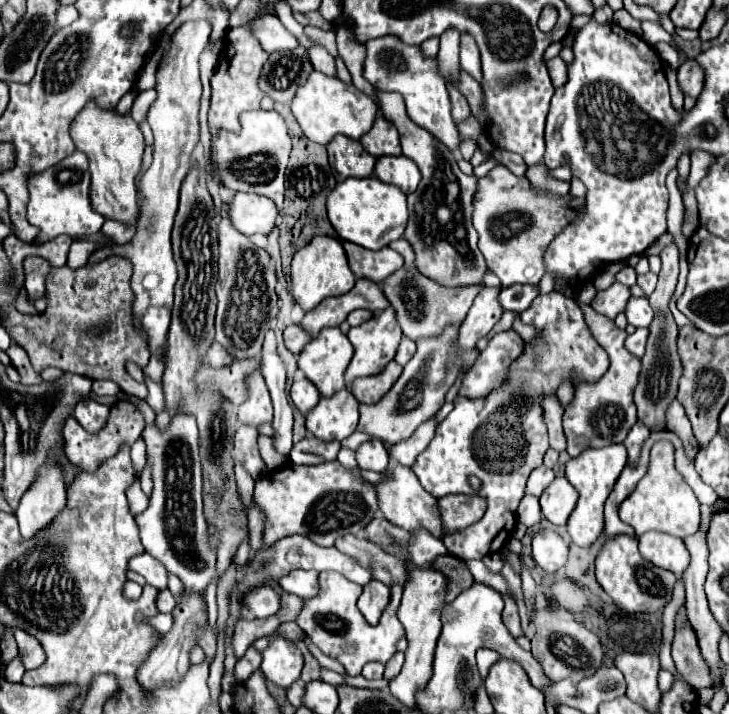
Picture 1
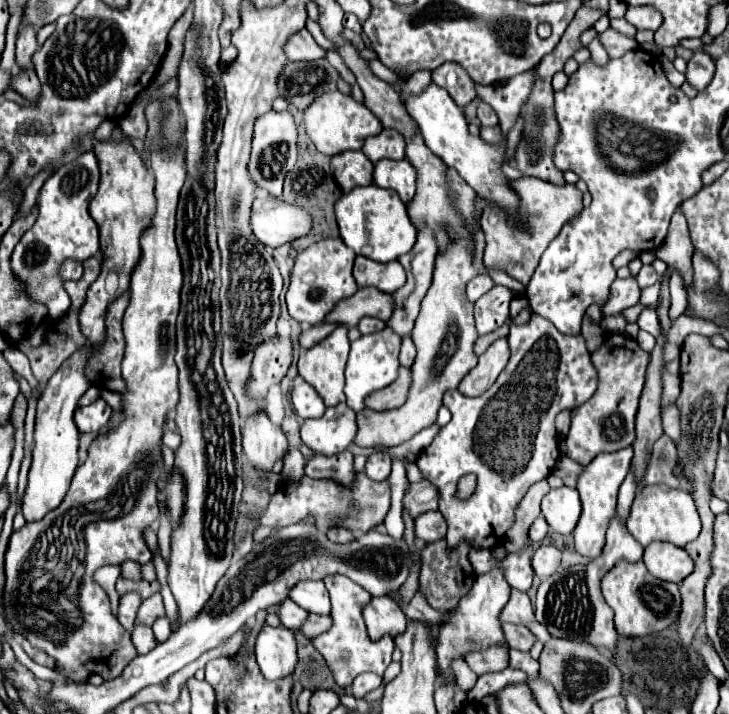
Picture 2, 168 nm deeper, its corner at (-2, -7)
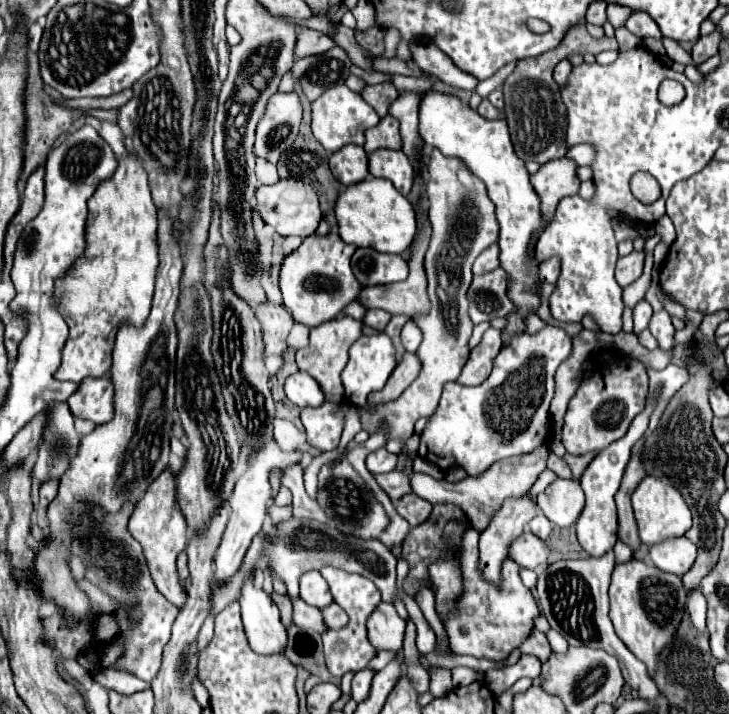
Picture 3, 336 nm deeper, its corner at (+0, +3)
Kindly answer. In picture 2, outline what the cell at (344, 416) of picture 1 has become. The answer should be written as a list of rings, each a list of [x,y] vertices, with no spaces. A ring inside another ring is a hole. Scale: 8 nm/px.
[[[343,402],[327,408],[321,418],[305,420],[301,426],[301,440],[317,454],[333,456],[343,452],[357,434],[355,412]]]

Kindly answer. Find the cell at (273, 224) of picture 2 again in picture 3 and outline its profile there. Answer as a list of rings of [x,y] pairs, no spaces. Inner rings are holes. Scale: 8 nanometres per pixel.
[[[295,178],[279,180],[277,184],[271,186],[261,186],[257,190],[255,208],[261,214],[263,222],[273,226],[281,236],[303,236],[303,238],[311,236],[323,218],[315,190],[309,184],[303,184],[301,180]]]

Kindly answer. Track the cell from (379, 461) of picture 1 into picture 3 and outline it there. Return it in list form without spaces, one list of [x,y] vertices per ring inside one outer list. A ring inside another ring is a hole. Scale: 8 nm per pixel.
[[[379,448],[367,456],[367,468],[371,474],[391,472],[397,468],[397,454],[391,454],[385,448]]]

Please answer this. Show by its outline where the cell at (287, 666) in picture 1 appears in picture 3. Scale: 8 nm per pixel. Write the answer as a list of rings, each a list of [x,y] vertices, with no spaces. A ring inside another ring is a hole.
[[[245,578],[239,604],[251,648],[257,654],[283,652],[287,630],[279,620],[279,608],[271,600],[271,596],[255,582],[255,578]]]

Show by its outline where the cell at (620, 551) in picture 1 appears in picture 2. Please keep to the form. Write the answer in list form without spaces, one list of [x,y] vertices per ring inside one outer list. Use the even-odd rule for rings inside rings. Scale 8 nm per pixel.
[[[619,560],[619,564],[615,564],[603,576],[601,590],[605,602],[615,612],[615,628],[623,636],[647,636],[651,632],[665,630],[679,618],[681,596],[677,584],[651,576],[641,560],[639,562]]]

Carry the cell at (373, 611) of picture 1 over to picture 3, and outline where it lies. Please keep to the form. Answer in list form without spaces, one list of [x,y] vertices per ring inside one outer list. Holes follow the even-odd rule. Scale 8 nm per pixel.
[[[381,602],[377,610],[369,616],[367,630],[369,630],[369,642],[377,650],[399,652],[403,648],[405,620],[397,614],[393,604]]]

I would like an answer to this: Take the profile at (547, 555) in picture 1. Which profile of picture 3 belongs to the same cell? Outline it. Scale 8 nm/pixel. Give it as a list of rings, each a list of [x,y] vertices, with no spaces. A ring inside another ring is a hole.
[[[529,530],[523,532],[521,536],[517,536],[509,544],[509,550],[507,550],[507,558],[517,562],[521,568],[529,568],[529,570],[535,570],[537,566],[545,564],[547,554],[549,554],[549,550],[541,542],[541,538],[537,538]]]

